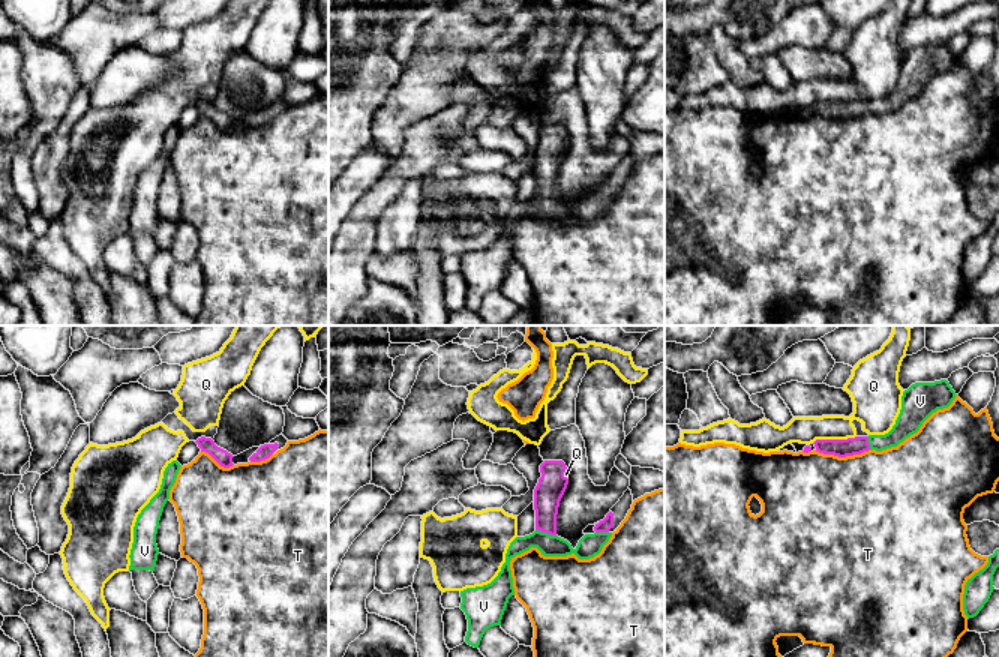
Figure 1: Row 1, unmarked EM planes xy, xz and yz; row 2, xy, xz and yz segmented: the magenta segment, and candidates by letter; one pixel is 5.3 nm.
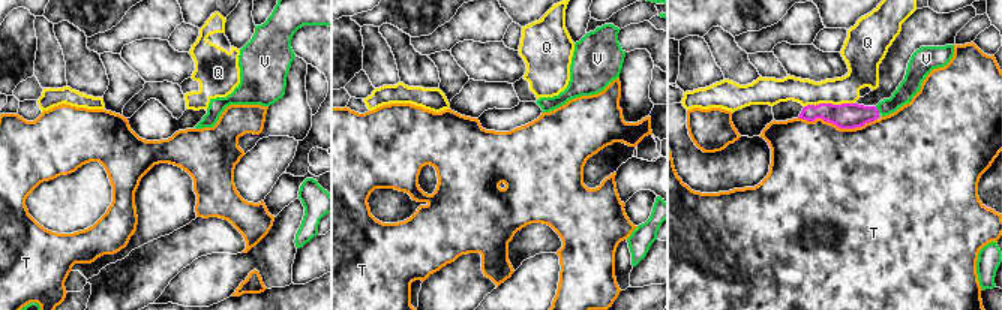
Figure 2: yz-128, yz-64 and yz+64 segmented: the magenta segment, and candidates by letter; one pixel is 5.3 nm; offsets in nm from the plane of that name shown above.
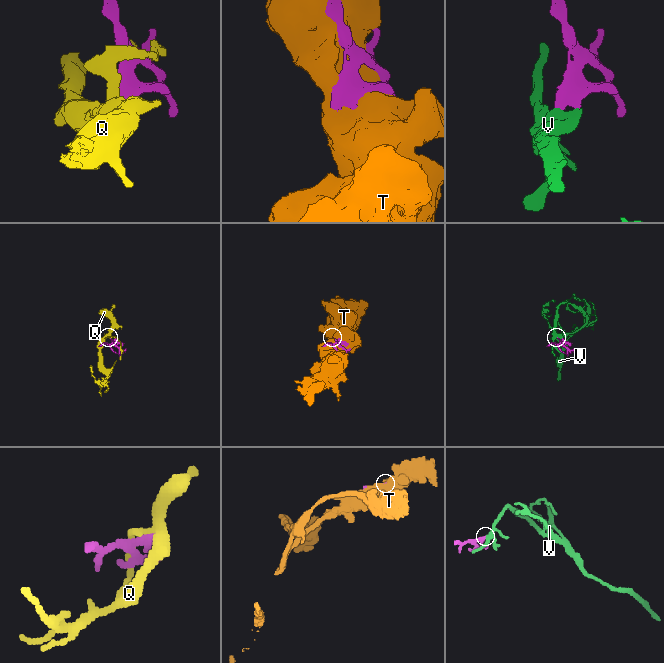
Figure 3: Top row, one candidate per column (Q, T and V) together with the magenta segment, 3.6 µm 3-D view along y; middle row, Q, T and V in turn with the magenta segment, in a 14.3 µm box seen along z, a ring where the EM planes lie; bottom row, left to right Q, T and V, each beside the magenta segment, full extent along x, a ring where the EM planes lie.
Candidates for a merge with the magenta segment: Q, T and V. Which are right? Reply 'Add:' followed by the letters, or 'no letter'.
Add: V

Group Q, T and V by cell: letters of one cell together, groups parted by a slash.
Q / T / V

